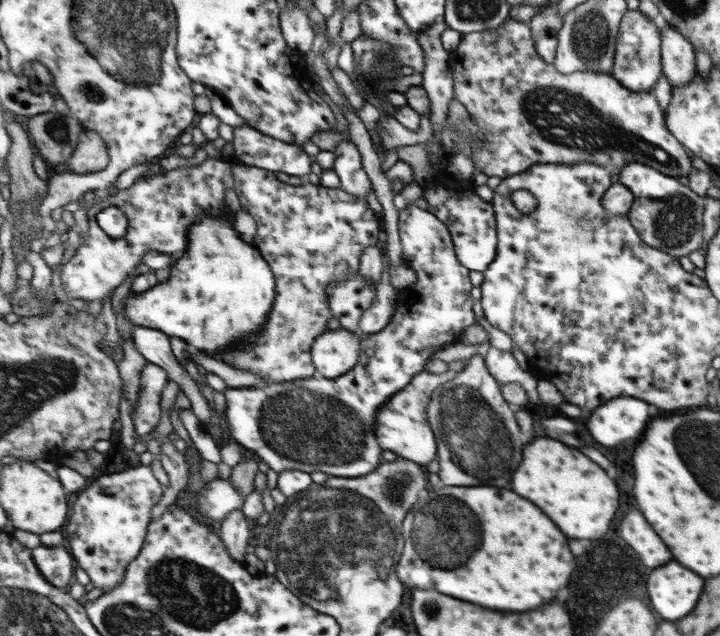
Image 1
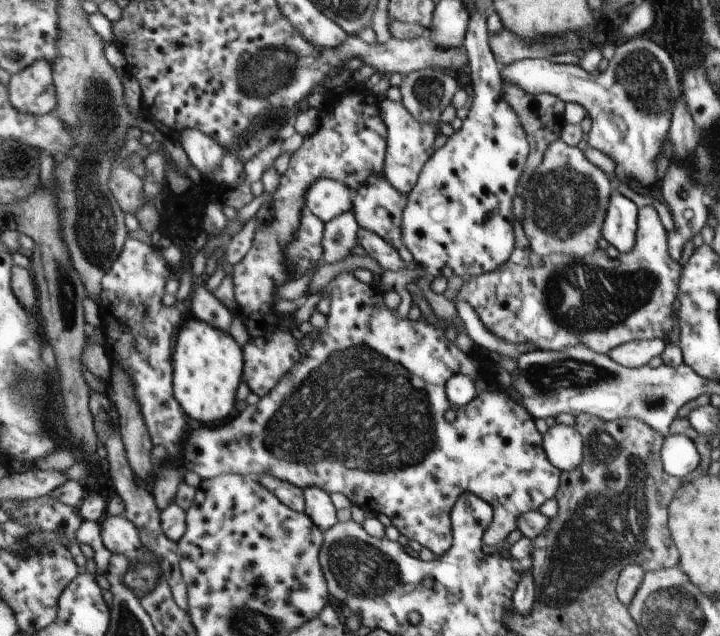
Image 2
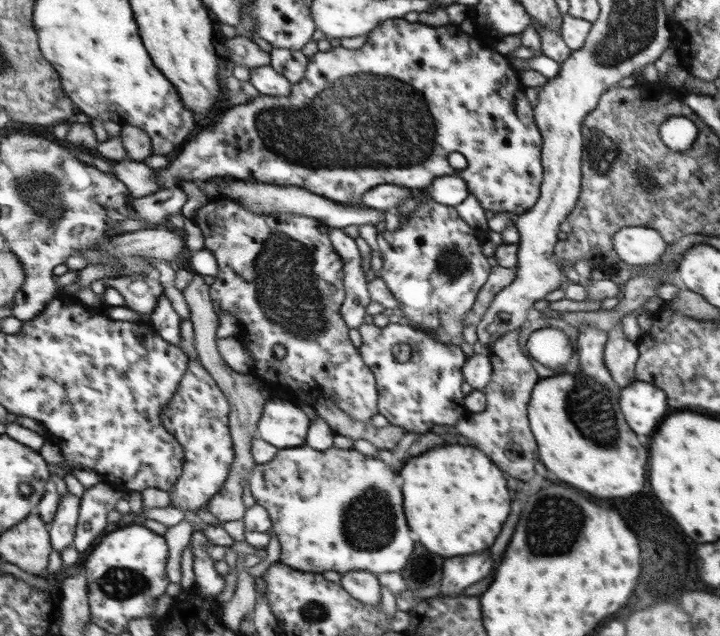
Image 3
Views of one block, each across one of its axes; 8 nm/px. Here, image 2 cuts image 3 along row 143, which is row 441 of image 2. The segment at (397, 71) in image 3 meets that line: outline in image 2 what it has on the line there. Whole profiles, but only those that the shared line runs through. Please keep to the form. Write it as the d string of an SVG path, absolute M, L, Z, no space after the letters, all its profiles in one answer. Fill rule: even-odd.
M341 273L328 288L331 301L328 326L320 331L303 360L283 376L280 388L276 386L256 404L248 405L240 418L214 428L202 426L189 433L184 469L195 472L202 480L224 473L254 478L269 473L300 489L316 486L328 495L342 494L352 505L368 513L386 515L400 535L416 540L435 557L447 555L453 547L451 513L454 502L466 494L482 498L493 509L492 523L483 535L483 544L490 546L496 546L512 530L517 530L518 521L528 512L539 511L547 500L555 499L561 471L547 460L540 432L530 422L531 415L513 398L490 388L460 408L454 422L446 422L444 418L452 408L444 392L447 381L456 374L468 376L474 382L483 380L481 375L491 366L487 360L474 360L468 351L462 351L448 338L447 332L422 316L418 320L398 318L396 311L386 307L384 294L356 280L353 273ZM384 412L388 426L400 428L400 434L384 434Z

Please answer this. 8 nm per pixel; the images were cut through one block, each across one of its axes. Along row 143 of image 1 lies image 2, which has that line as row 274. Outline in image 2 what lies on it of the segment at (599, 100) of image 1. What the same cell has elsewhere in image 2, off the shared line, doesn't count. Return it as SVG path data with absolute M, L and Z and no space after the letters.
M649 205L639 209L638 232L633 248L629 252L620 253L618 258L610 258L604 254L604 250L596 250L582 258L574 258L562 252L556 256L539 256L531 250L531 242L520 220L517 220L514 222L516 249L511 259L495 271L472 277L470 282L460 288L456 300L468 302L482 325L505 342L514 345L530 342L535 349L542 351L563 352L578 347L578 344L588 344L590 352L608 355L631 341L661 339L667 342L673 332L671 307L683 270L668 254L667 233L657 211Z

